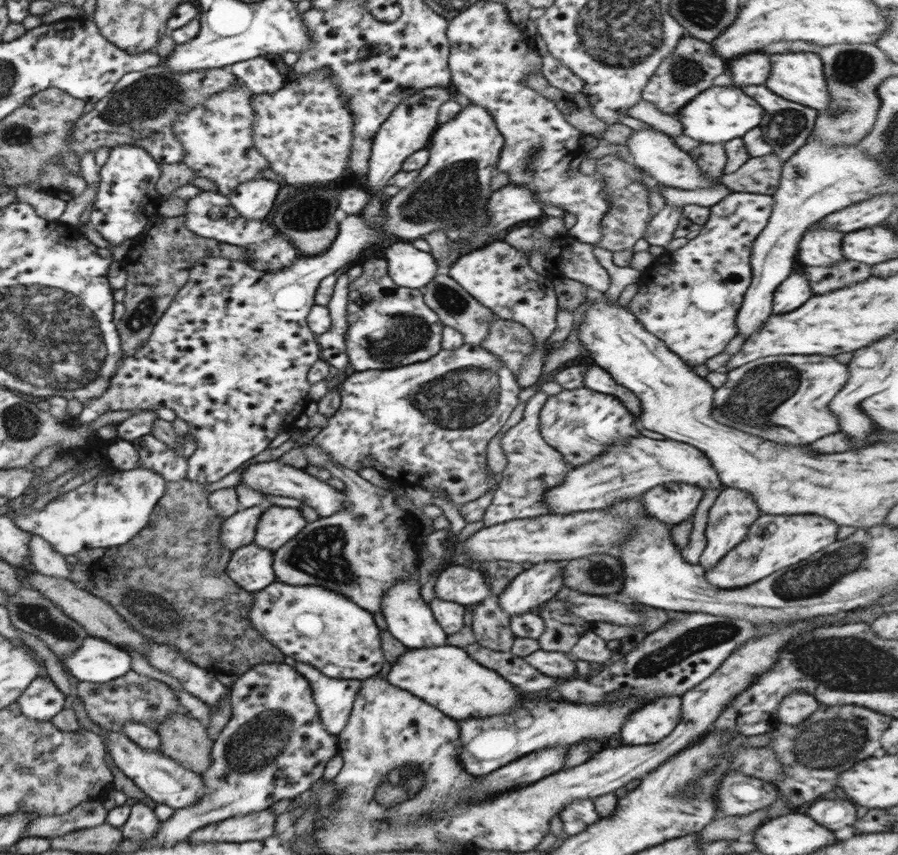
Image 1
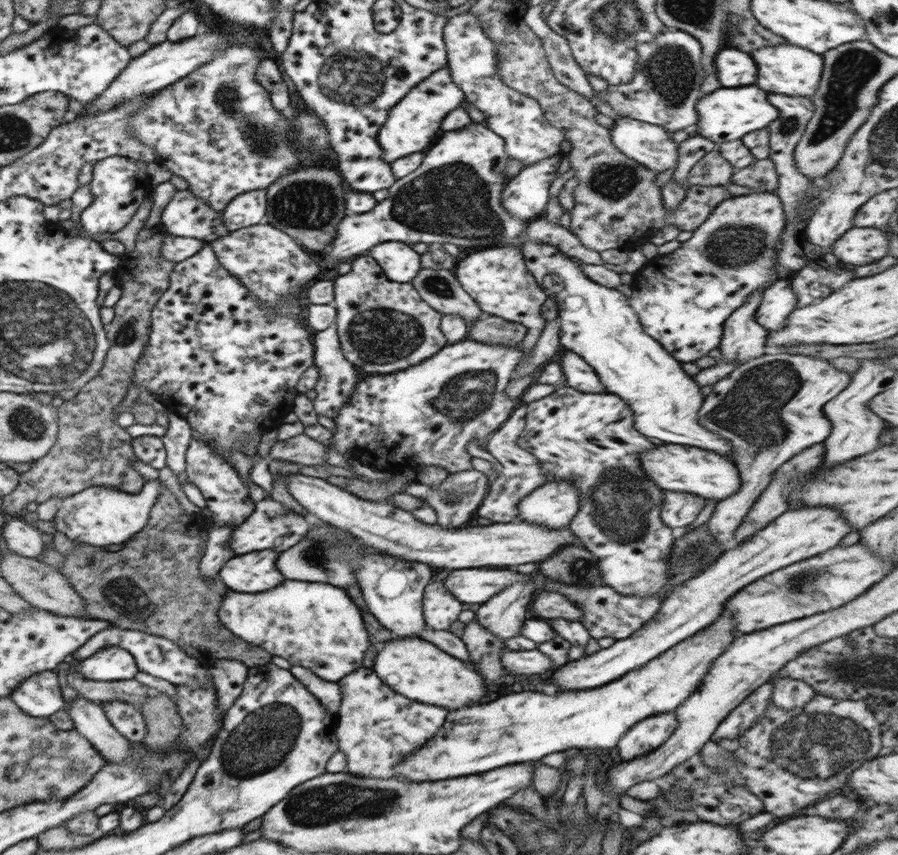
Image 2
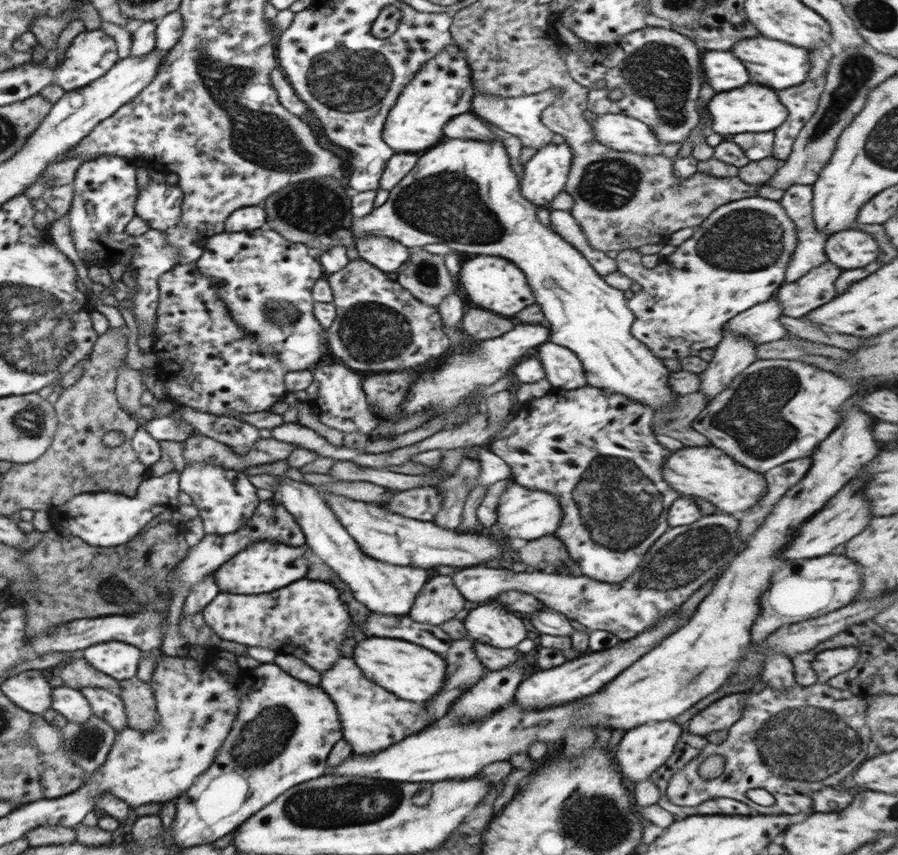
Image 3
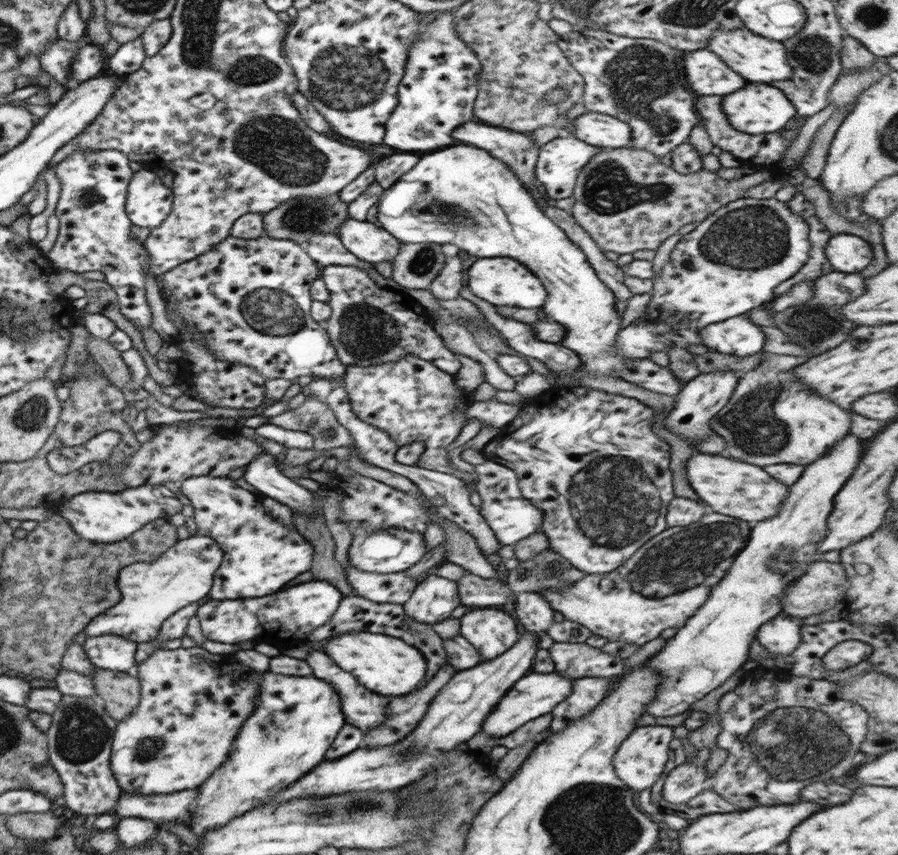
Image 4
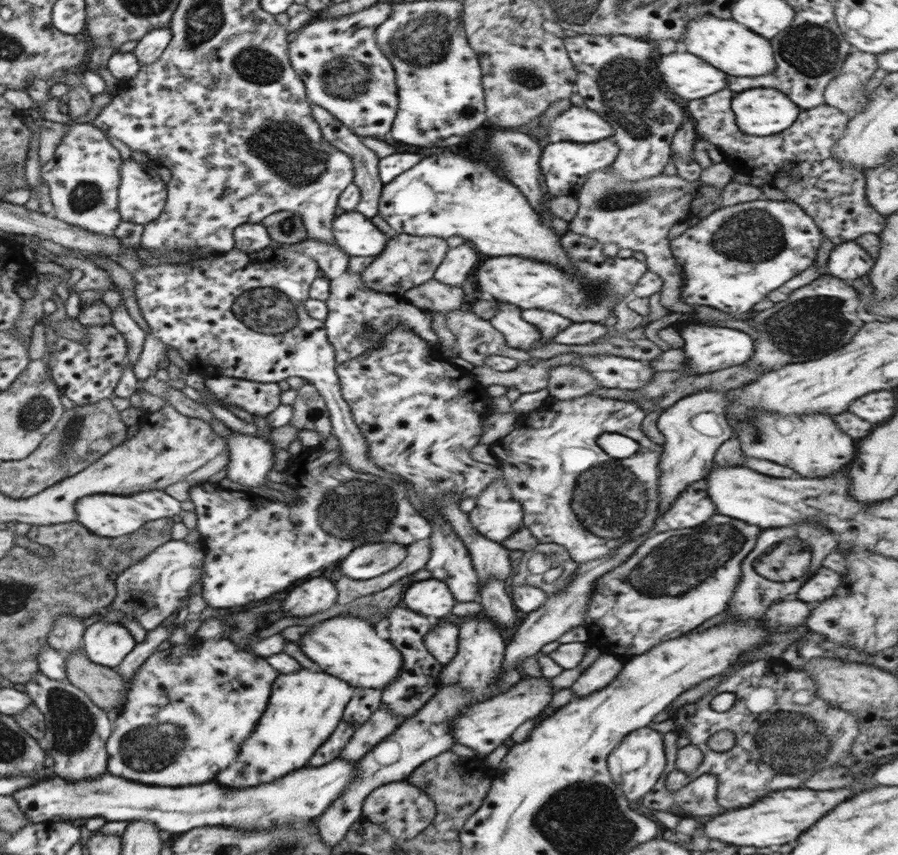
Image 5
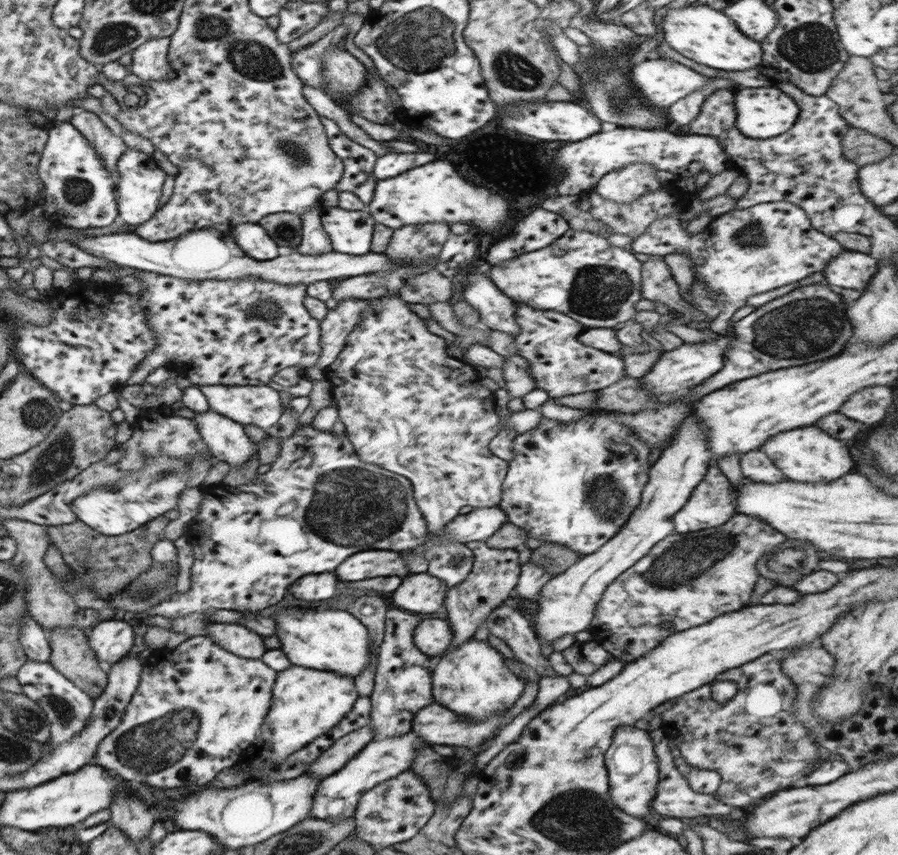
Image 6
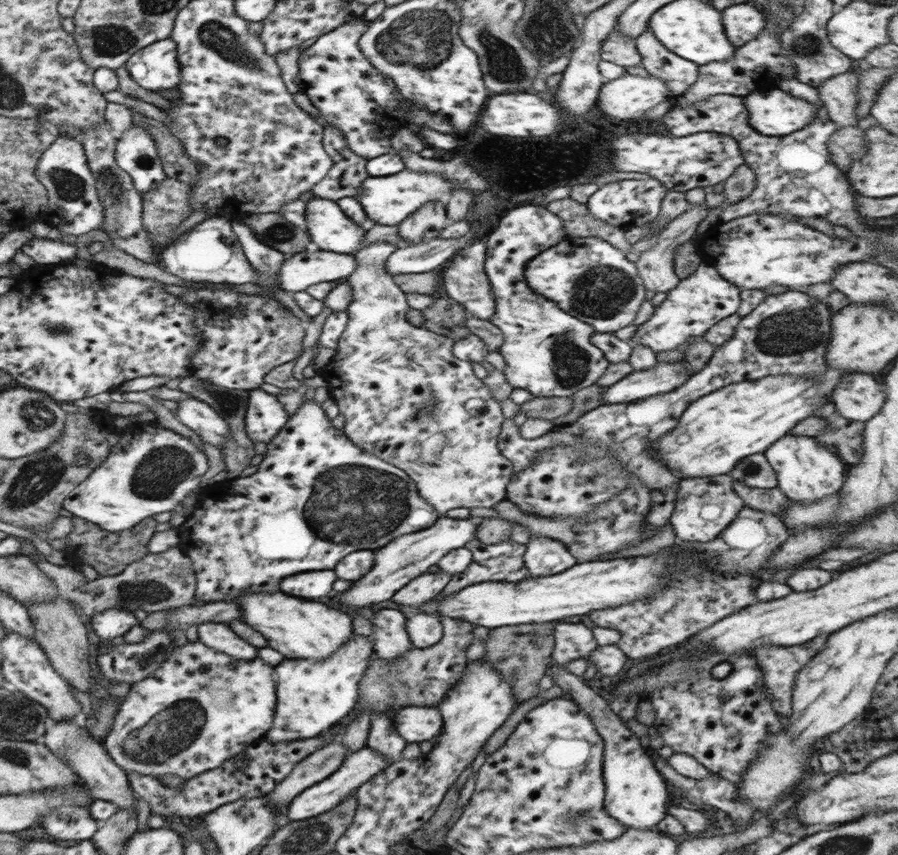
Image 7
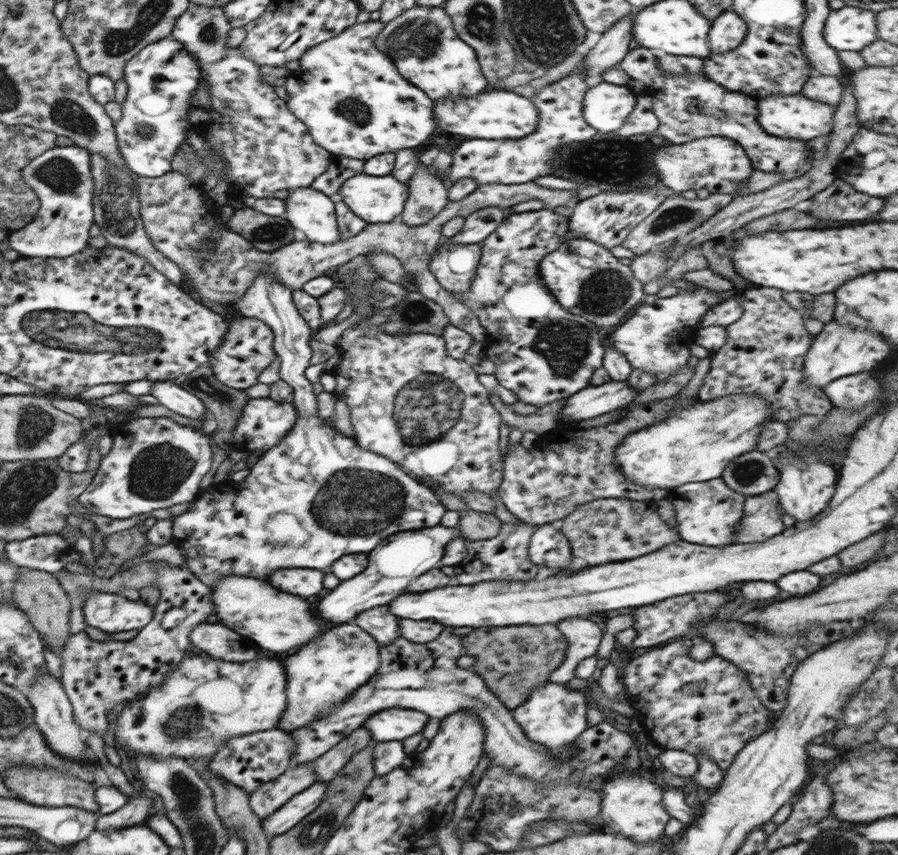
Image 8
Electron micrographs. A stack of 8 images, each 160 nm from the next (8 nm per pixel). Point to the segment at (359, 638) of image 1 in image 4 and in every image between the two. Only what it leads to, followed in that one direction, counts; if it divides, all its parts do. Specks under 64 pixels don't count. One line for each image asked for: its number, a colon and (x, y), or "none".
2: (315, 625)
3: (277, 622)
4: (280, 621)

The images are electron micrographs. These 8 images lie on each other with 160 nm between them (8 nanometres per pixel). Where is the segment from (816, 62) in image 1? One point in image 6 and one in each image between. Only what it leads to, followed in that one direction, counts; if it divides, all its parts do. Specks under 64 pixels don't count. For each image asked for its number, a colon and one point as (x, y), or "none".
2: (790, 69)
3: (776, 64)
4: (757, 59)
5: (726, 44)
6: (707, 36)

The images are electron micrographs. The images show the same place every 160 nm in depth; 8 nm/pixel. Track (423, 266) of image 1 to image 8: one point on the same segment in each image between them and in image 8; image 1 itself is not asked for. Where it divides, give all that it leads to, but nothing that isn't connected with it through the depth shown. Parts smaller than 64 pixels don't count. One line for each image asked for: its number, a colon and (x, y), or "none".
2: (400, 262)
3: (386, 254)
4: (372, 244)
5: (354, 233)
6: (351, 231)
7: (330, 229)
8: (307, 209)

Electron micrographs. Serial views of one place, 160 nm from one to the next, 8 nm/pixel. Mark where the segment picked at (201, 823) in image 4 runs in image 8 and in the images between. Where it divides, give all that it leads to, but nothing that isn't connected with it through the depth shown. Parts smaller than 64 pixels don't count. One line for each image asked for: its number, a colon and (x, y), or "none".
5: (304, 708)
6: (306, 703)
7: (313, 696)
8: (326, 671)

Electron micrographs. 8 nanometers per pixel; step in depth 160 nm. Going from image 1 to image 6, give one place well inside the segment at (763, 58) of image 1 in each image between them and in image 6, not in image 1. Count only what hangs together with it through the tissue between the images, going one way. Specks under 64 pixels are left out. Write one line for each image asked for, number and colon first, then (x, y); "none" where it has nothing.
2: (734, 68)
3: (724, 71)
4: (706, 74)
5: (686, 75)
6: (661, 82)

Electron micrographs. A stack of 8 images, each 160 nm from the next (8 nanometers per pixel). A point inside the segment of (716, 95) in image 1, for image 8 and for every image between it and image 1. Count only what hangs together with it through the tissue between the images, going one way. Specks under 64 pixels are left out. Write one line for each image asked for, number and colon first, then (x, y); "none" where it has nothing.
2: (727, 114)
3: (752, 108)
4: (757, 109)
5: (759, 111)
6: (762, 112)
7: (774, 112)
8: (795, 117)

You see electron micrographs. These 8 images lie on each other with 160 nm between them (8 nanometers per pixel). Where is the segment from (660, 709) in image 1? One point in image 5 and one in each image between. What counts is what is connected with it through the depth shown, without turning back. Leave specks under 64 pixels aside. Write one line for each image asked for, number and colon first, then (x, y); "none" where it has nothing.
2: (640, 740)
3: (643, 749)
4: (639, 761)
5: (635, 765)

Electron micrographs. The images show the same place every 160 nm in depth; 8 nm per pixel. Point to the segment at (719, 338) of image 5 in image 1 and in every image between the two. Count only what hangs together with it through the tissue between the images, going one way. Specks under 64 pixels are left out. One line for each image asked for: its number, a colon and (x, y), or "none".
1: (795, 290)
2: (778, 302)
3: (760, 324)
4: (738, 336)

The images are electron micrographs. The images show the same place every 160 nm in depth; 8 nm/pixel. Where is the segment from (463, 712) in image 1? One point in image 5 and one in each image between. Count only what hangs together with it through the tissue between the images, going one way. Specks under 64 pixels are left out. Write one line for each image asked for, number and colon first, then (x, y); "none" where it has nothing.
2: (417, 669)
3: (411, 672)
4: (389, 666)
5: (346, 647)

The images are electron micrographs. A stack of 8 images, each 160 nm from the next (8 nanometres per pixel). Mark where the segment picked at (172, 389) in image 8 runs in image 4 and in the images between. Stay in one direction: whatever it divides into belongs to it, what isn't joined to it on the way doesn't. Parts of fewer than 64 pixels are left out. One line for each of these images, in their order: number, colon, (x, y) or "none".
4: (263, 472)
5: (250, 458)
6: (226, 439)
7: (200, 417)

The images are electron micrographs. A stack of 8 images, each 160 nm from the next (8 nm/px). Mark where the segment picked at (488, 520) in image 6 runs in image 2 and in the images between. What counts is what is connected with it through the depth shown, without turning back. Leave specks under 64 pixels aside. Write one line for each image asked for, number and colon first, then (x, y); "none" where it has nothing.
2: (553, 504)
3: (521, 513)
4: (511, 517)
5: (497, 515)

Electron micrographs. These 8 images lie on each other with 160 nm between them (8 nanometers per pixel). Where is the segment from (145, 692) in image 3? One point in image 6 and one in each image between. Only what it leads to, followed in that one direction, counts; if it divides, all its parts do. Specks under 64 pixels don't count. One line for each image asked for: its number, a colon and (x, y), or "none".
4: (119, 692)
5: (107, 689)
6: (71, 655)

